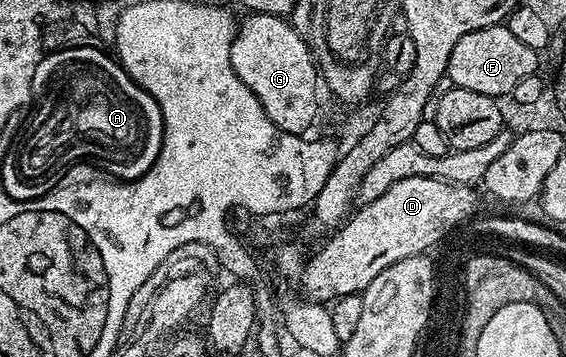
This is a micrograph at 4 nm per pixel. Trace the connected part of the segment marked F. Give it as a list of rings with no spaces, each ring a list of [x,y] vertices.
[[[506,26],[485,27],[464,33],[464,37],[456,41],[446,77],[451,79],[453,86],[472,89],[472,93],[484,93],[491,97],[509,96],[519,81],[539,70],[538,59],[539,52],[528,49],[528,45],[520,42]]]

